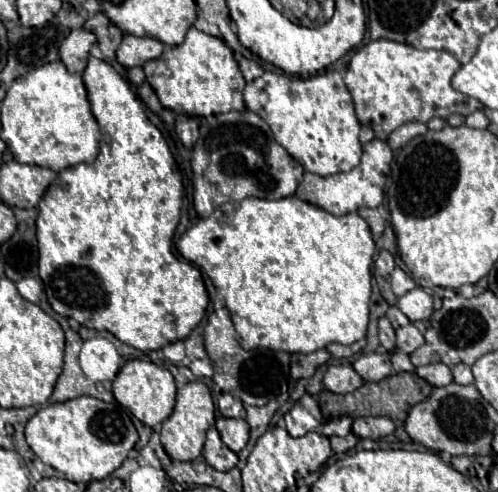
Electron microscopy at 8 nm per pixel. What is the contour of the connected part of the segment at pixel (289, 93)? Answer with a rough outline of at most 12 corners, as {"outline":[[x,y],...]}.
{"outline":[[338,71],[244,89],[310,173],[354,169],[360,121]]}

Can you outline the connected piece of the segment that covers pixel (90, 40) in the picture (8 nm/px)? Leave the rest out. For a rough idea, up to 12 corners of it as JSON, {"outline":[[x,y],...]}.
{"outline":[[74,29],[58,57],[70,73],[82,73],[96,37]]}

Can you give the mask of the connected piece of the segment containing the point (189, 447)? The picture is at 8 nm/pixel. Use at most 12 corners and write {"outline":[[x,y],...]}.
{"outline":[[202,381],[178,389],[162,423],[164,451],[200,457],[216,408]]}

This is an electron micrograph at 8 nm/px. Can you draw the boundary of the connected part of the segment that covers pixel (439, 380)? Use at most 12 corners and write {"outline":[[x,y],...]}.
{"outline":[[430,363],[416,373],[434,387],[450,385],[452,371],[444,363]]}

